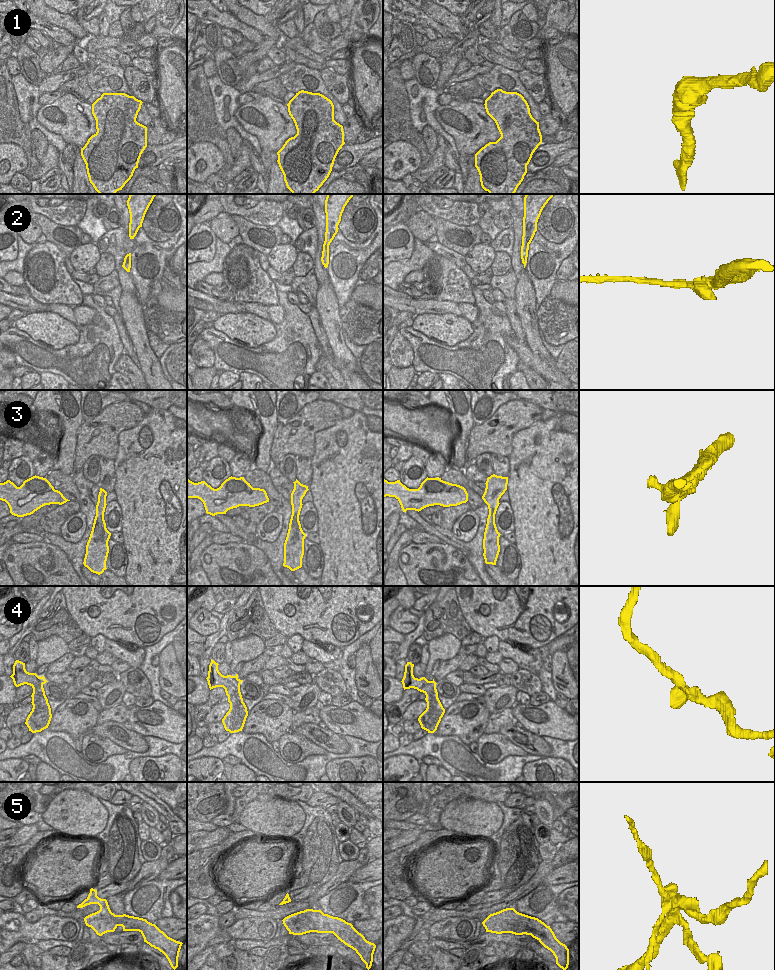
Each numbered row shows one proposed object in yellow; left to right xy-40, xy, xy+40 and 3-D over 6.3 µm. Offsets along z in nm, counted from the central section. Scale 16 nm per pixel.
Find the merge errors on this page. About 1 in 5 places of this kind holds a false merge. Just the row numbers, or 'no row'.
5

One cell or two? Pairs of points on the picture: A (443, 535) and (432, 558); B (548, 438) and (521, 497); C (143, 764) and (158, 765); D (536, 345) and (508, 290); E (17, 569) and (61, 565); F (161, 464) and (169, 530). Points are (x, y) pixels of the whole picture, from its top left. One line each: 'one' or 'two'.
A: two
B: one
C: one
D: two
E: one
F: one

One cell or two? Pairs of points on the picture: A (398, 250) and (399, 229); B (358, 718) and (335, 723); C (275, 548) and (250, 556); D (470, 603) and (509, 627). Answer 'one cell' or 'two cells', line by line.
A: one cell
B: one cell
C: two cells
D: one cell

